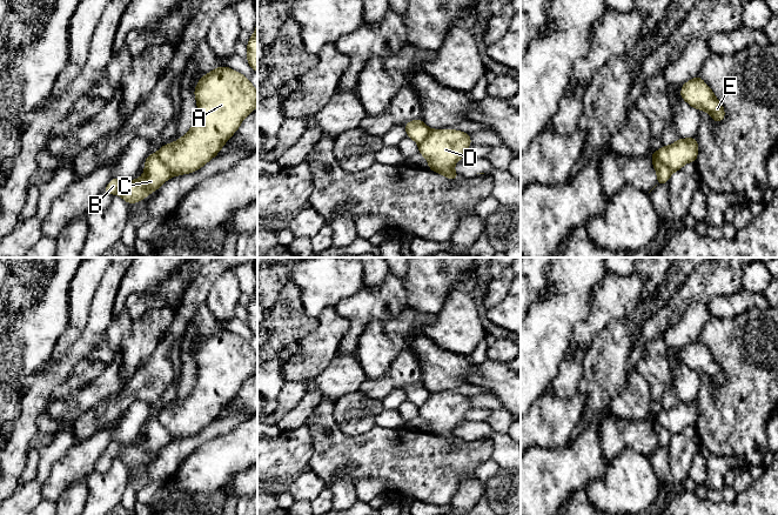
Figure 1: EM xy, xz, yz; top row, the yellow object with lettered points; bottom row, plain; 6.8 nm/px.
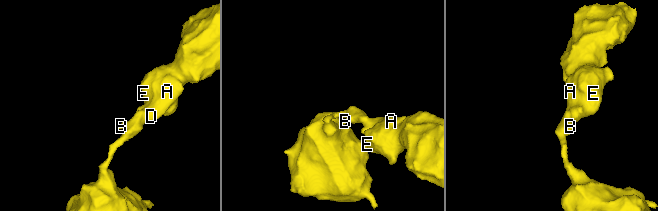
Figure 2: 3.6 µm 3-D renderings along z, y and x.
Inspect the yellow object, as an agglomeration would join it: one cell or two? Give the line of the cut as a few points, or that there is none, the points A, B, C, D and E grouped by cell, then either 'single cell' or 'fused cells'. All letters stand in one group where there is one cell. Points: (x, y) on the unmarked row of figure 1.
cut in xy along (156, 416), (172, 439); A D E / B C; fused cells

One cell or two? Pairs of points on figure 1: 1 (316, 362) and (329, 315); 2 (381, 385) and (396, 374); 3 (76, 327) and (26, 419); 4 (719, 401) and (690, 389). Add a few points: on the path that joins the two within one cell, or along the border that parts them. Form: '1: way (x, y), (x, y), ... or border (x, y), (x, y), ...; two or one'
1: way (316, 350), (327, 338), (329, 327); one
2: way (384, 385), (393, 378); one
3: border (82, 333), (64, 354); two
4: border (699, 374), (699, 390), (695, 399); two

